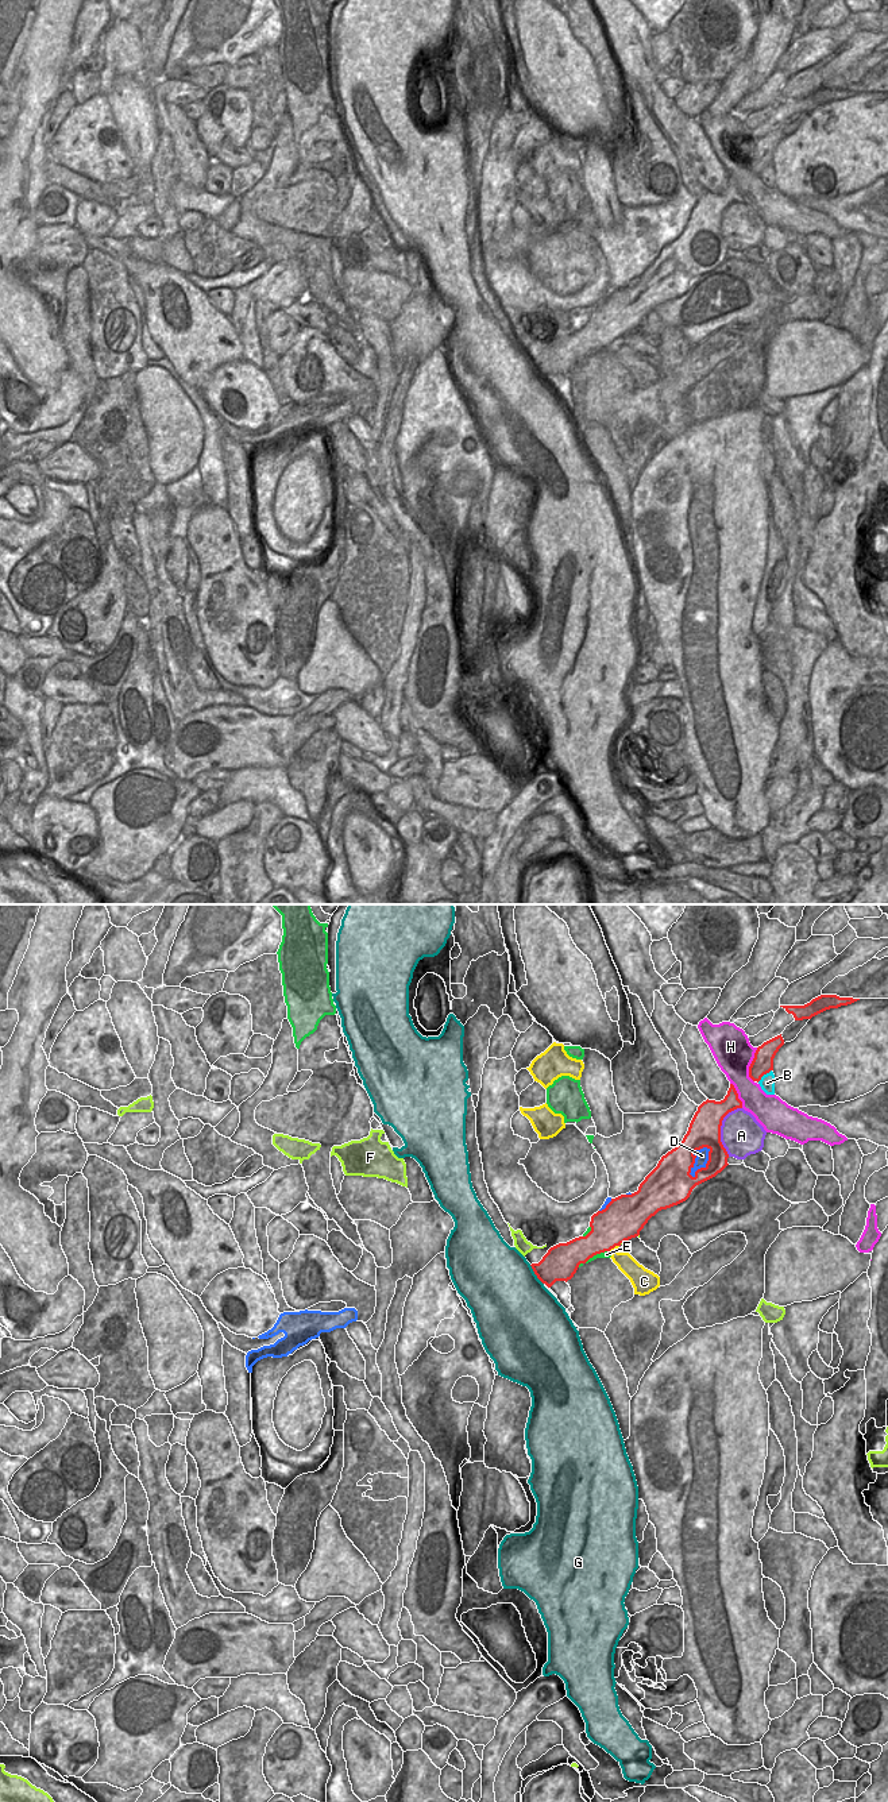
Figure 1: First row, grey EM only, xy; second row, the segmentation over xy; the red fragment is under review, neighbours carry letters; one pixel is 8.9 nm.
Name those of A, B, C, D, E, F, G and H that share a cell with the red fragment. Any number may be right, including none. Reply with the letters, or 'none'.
none

